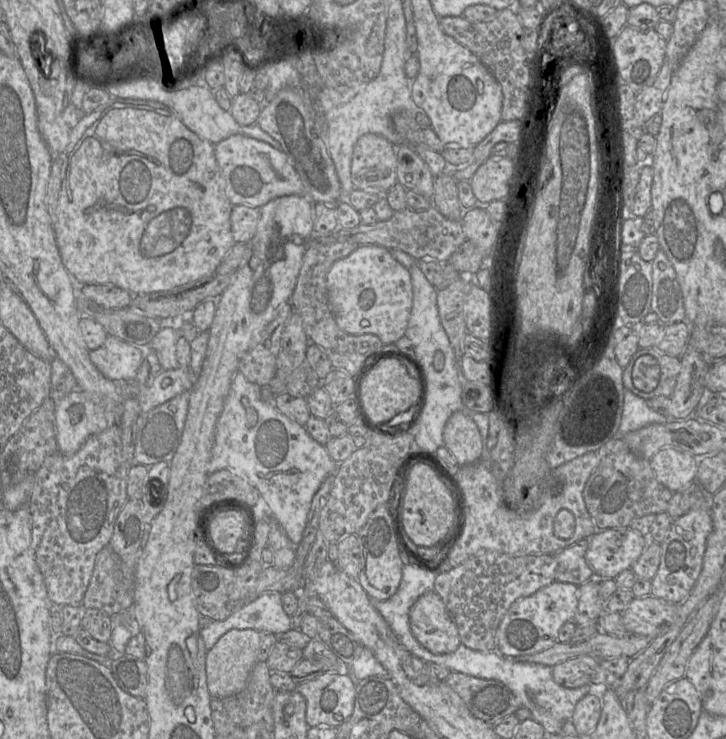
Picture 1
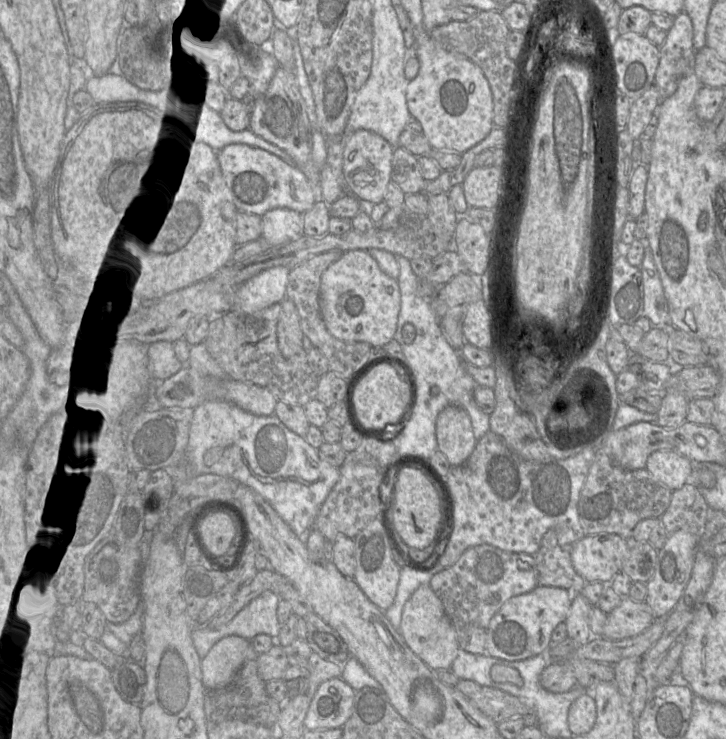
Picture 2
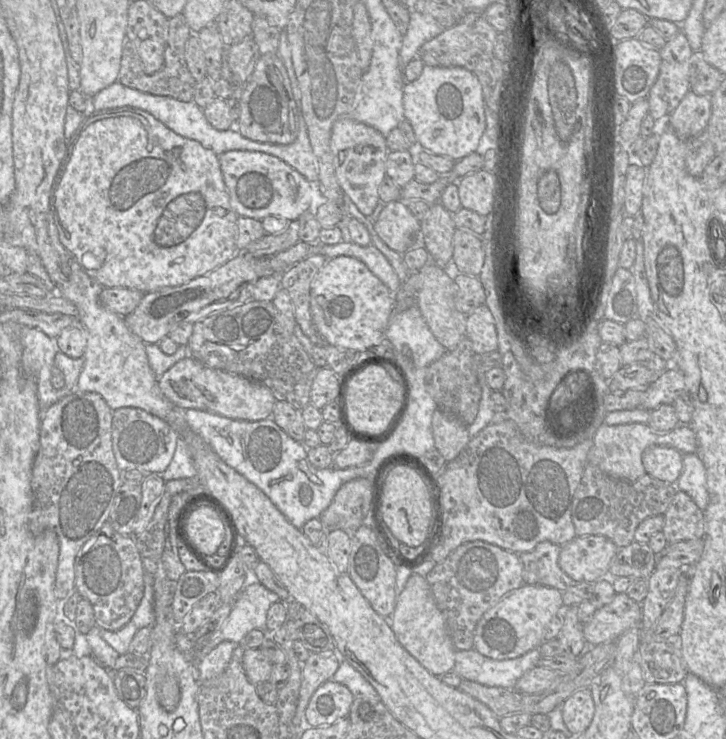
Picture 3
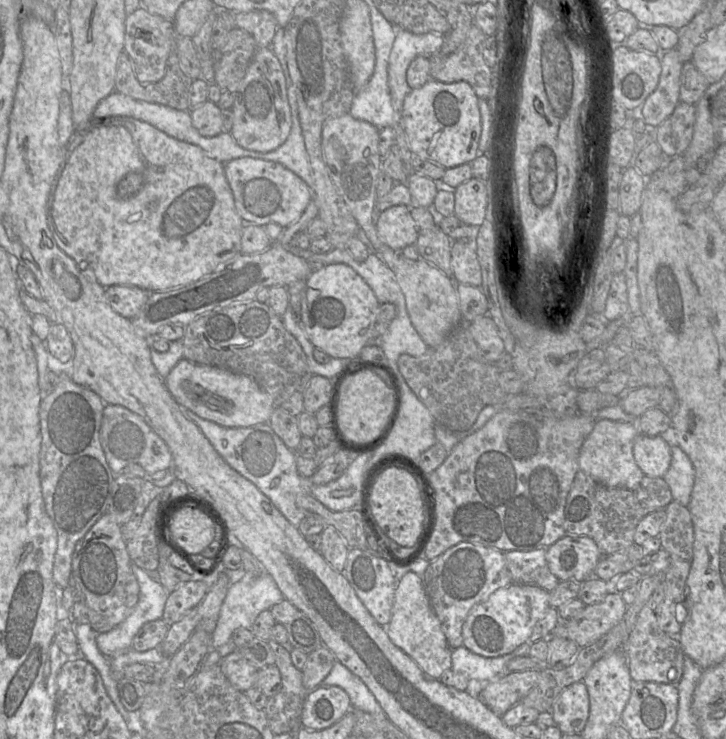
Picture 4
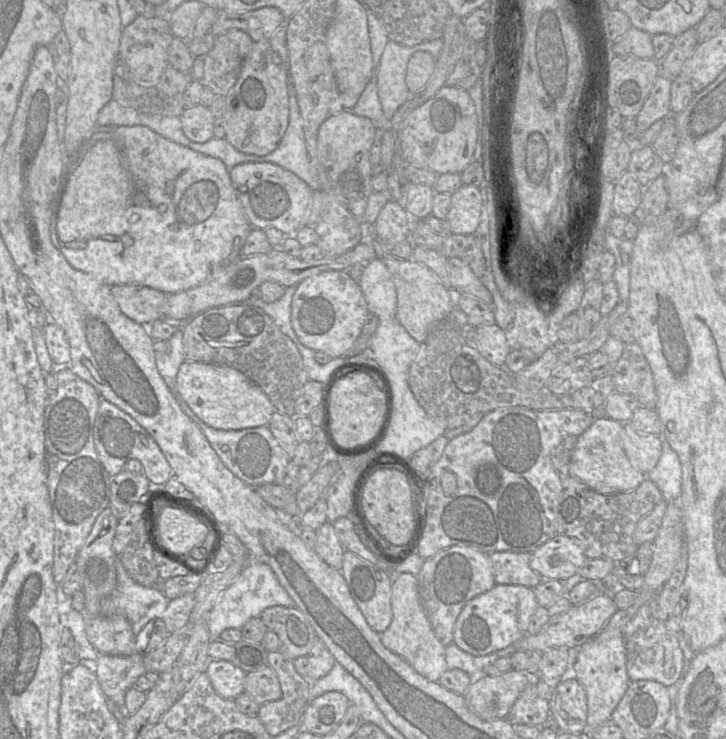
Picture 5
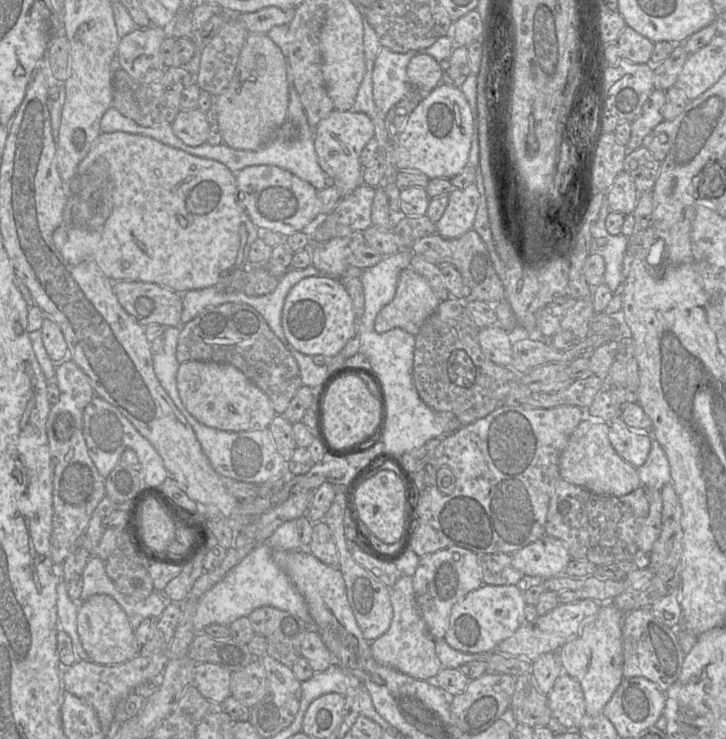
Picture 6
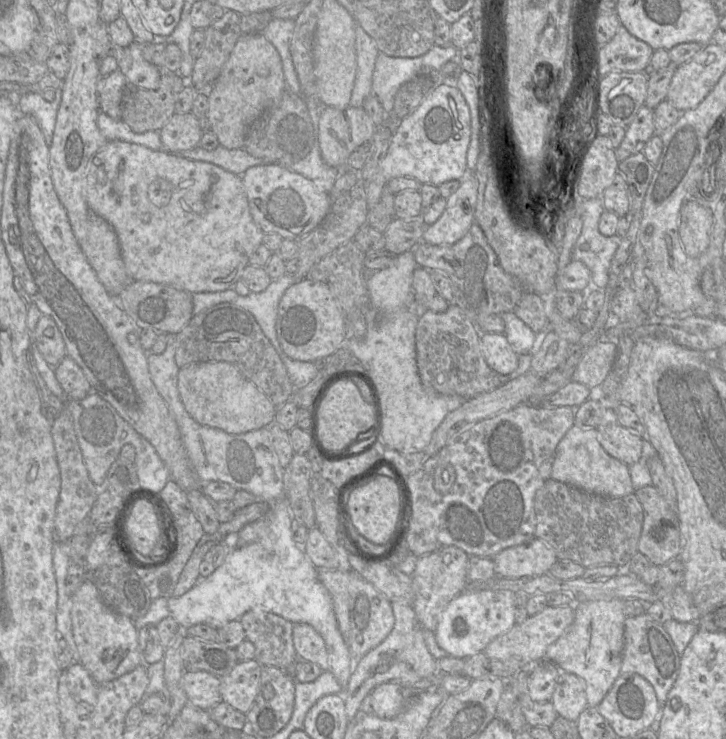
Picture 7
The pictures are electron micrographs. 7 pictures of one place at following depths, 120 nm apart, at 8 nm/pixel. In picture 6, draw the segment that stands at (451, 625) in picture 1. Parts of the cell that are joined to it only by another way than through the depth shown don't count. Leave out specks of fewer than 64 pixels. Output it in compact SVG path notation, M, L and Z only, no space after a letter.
M401 575L391 588L393 618L389 629L371 642L374 659L381 665L389 666L415 679L434 681L442 670L436 654L435 639L428 631L427 625L418 609L413 588L413 577Z

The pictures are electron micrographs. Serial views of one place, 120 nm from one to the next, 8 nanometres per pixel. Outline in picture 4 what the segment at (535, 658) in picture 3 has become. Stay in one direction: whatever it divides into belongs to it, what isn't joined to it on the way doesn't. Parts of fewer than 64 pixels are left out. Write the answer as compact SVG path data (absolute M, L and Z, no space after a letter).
M531 641L519 645L511 653L497 656L484 657L470 651L465 646L452 649L451 669L462 673L474 684L487 683L504 674L508 674L506 667L509 661L518 656L528 656Z

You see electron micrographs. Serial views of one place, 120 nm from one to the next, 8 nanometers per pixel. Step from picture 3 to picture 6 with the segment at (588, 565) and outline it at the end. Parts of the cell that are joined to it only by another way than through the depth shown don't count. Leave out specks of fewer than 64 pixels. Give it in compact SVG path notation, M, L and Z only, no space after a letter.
M548 535L512 554L513 567L522 572L527 579L536 580L563 574L571 560L566 545Z

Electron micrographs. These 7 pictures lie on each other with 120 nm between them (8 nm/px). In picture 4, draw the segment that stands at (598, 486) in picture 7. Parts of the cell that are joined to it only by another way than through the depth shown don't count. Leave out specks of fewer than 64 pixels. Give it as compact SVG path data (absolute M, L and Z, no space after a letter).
M597 419L580 448L579 469L606 487L636 489L645 476L633 456L634 440L639 434L637 423Z

